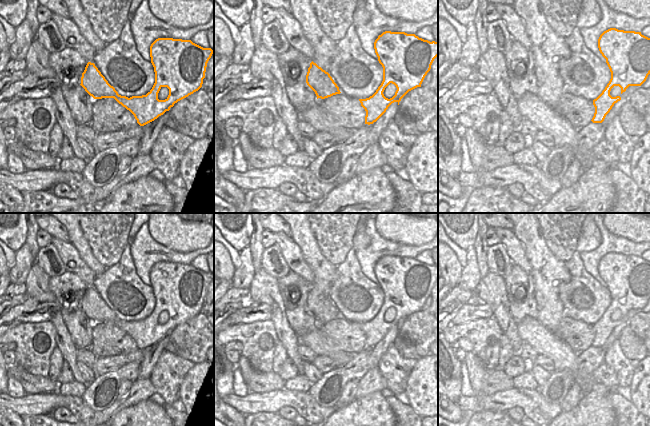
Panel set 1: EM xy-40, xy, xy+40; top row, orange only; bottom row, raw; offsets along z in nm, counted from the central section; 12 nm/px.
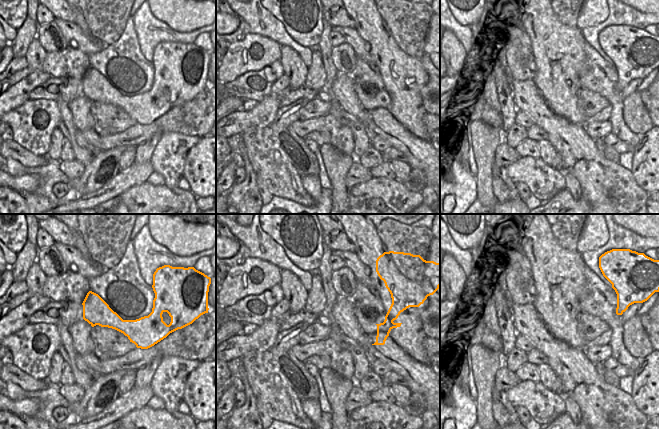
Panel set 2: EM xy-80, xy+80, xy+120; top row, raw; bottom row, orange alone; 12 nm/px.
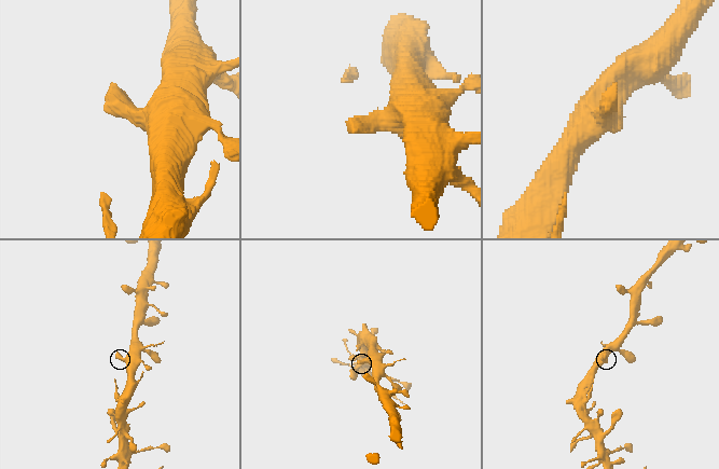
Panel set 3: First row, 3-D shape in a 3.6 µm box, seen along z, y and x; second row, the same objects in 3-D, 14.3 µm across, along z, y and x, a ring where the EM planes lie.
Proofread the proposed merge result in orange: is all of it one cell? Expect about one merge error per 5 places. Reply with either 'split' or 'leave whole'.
leave whole

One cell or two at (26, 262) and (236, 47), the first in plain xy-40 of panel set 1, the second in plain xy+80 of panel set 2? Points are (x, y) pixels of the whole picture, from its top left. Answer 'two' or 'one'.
two

